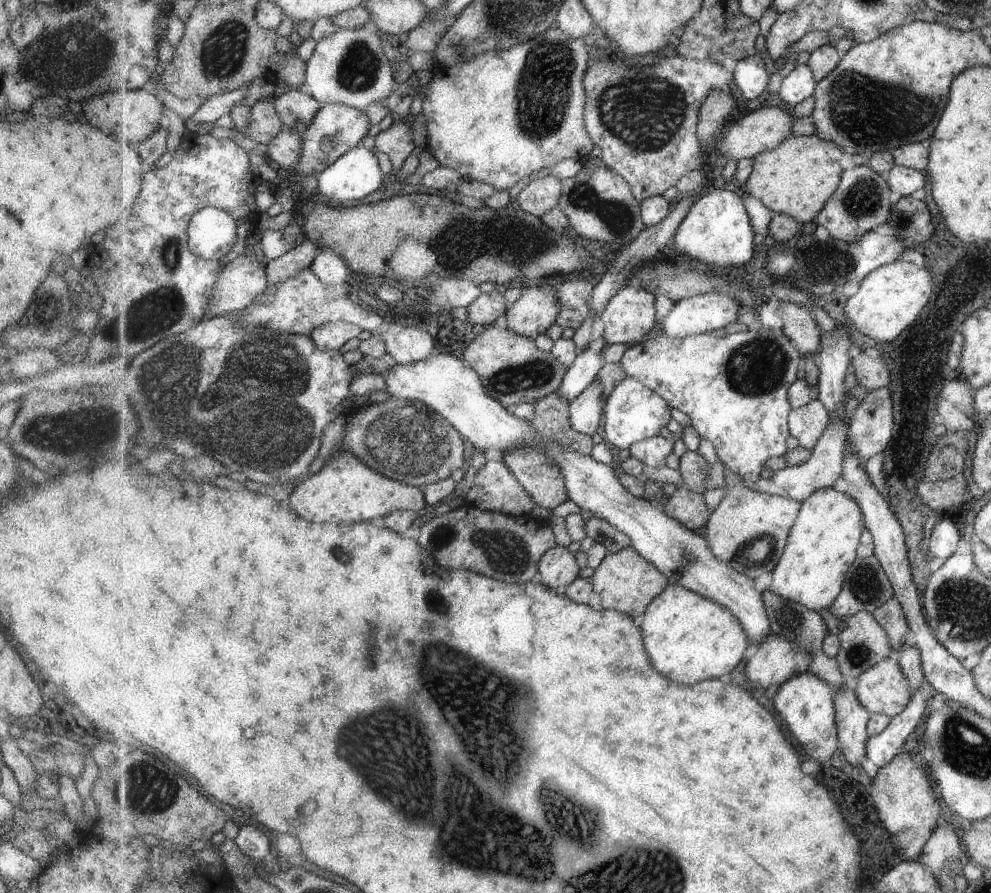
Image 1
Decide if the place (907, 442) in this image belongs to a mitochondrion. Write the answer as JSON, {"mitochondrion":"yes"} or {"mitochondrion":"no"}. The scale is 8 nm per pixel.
{"mitochondrion":"yes"}

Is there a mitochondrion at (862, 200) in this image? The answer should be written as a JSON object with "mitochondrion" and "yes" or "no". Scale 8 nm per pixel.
{"mitochondrion":"yes"}

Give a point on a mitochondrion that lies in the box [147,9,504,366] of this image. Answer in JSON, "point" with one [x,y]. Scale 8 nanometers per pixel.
{"point":[224,54]}

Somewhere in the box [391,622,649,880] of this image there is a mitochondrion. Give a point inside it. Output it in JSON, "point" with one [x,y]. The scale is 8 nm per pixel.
{"point":[465,688]}

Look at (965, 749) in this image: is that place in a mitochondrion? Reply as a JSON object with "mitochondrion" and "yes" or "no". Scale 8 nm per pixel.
{"mitochondrion":"yes"}

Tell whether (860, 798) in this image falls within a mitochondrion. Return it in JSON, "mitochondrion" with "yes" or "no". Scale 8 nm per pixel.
{"mitochondrion":"no"}

